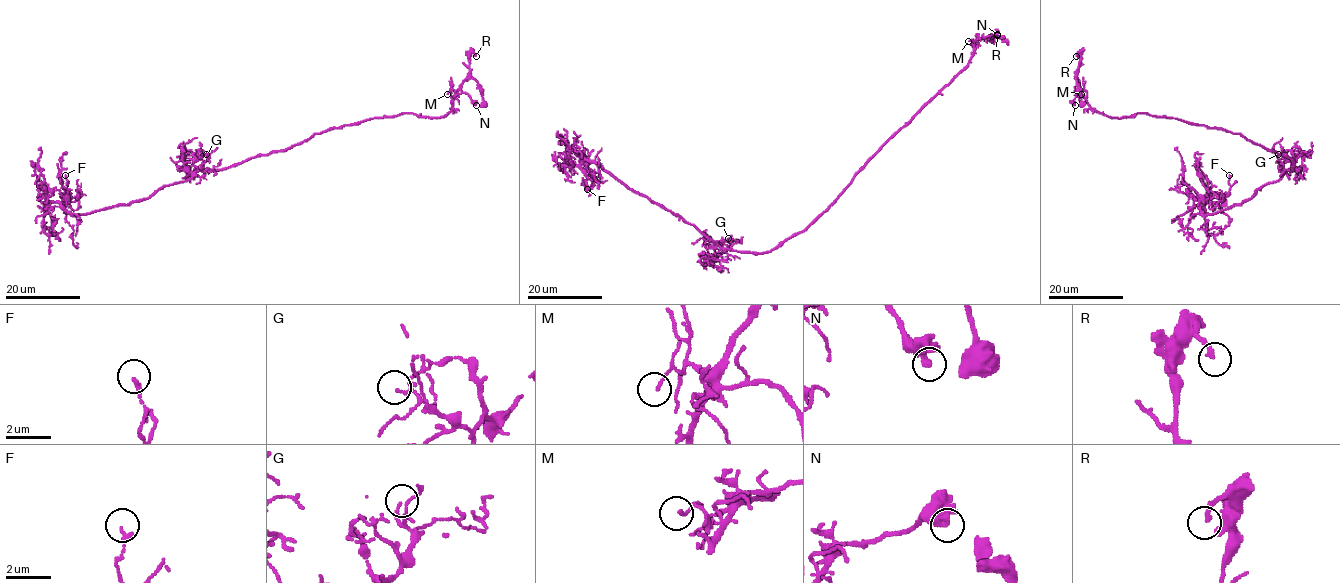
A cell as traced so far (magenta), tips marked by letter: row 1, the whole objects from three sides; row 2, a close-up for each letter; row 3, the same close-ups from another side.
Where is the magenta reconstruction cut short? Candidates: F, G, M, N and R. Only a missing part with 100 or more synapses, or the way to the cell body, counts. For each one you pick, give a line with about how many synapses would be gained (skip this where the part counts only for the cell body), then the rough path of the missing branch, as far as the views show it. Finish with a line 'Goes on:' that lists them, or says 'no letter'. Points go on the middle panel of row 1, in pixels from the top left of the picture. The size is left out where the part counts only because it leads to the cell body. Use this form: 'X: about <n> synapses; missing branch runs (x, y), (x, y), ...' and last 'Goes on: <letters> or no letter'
Goes on: no letter

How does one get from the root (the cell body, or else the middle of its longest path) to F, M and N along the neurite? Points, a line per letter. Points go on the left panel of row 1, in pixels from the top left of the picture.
F: (268, 154), (221, 169), (200, 169), (147, 198), (78, 215), (60, 205), (70, 199), (65, 175)
M: (268, 154), (284, 151), (314, 134), (373, 118), (406, 112), (442, 117), (452, 109), (455, 92), (447, 94)
N: (268, 154), (314, 134), (373, 118), (406, 112), (439, 118), (452, 109), (457, 93), (467, 94), (476, 105)

